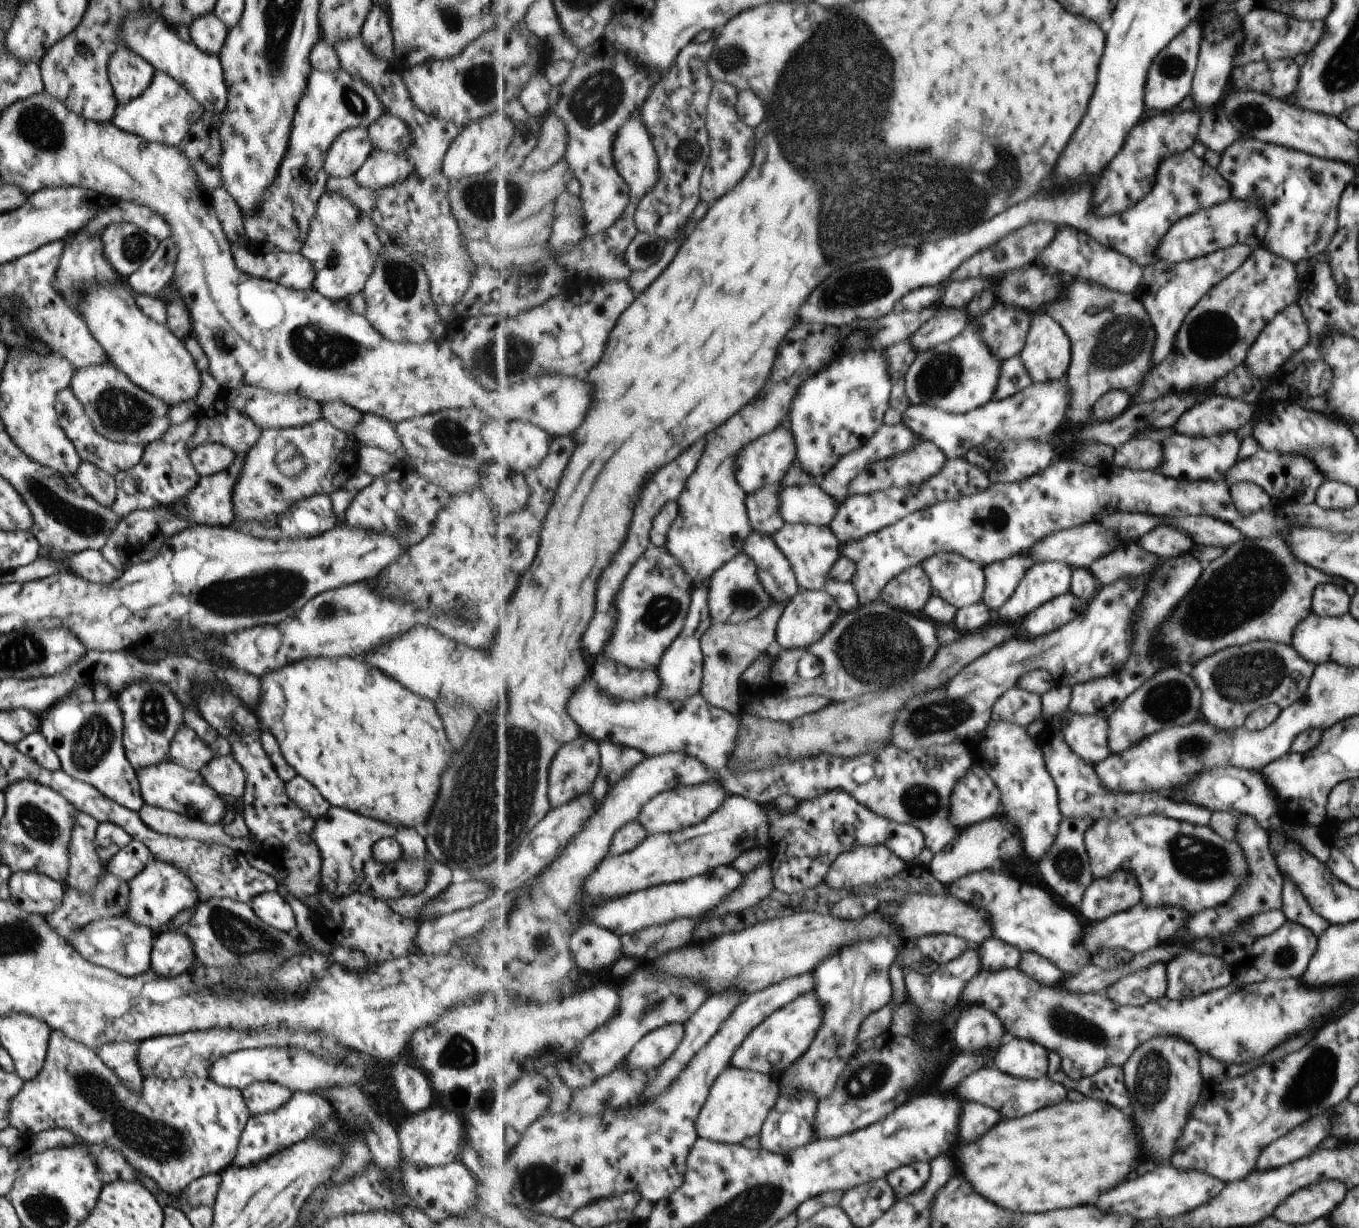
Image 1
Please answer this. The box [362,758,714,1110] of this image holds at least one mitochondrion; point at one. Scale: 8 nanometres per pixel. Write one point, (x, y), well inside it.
(458, 1052)

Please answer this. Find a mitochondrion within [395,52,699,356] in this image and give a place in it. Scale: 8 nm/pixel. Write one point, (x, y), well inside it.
(598, 98)

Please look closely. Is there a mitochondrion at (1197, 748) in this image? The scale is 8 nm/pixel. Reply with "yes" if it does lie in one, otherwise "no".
yes

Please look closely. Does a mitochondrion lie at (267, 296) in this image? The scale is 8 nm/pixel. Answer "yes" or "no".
no

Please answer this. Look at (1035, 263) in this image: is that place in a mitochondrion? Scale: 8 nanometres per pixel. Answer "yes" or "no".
no

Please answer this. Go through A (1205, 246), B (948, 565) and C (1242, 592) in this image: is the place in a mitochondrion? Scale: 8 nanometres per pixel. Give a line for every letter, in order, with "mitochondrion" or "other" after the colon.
A: other
B: mitochondrion
C: mitochondrion

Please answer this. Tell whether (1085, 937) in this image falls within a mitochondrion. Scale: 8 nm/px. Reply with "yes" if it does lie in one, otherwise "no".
no

